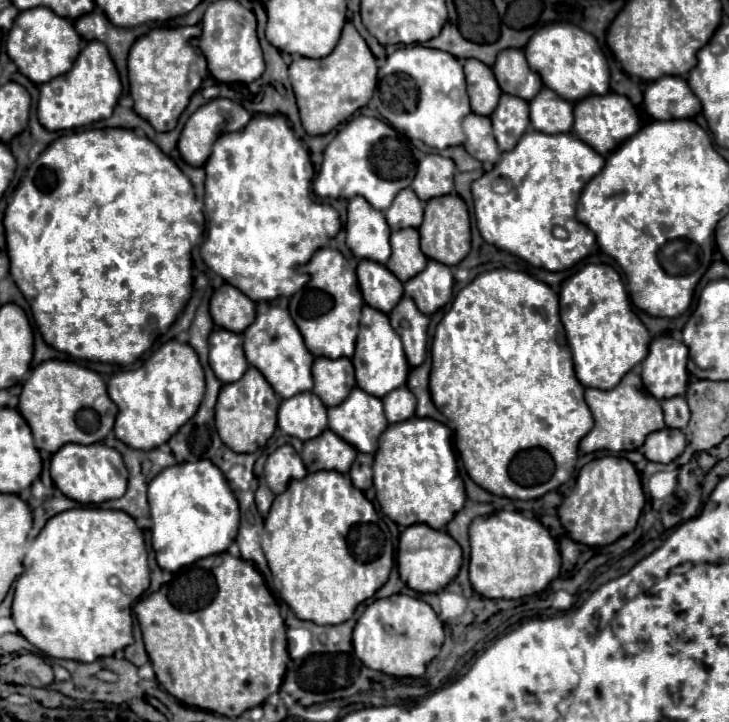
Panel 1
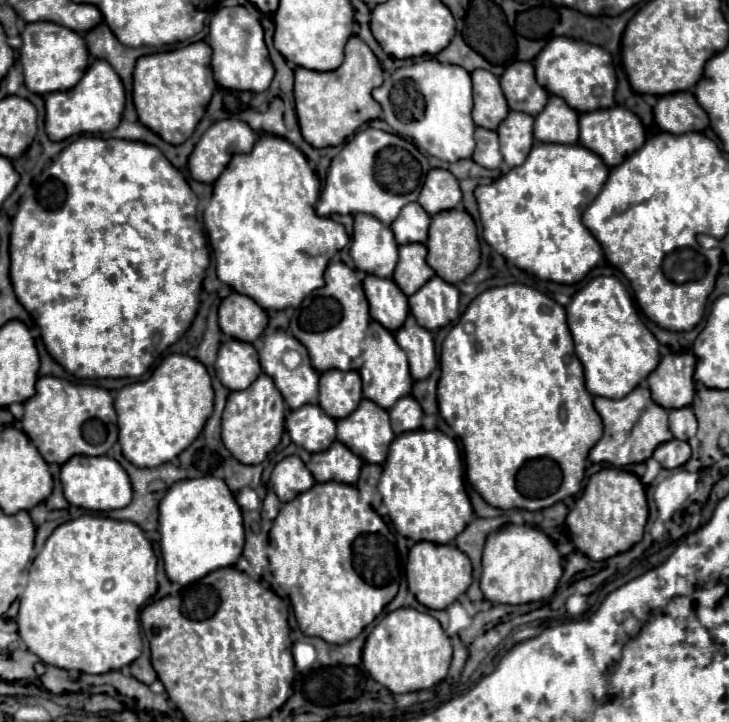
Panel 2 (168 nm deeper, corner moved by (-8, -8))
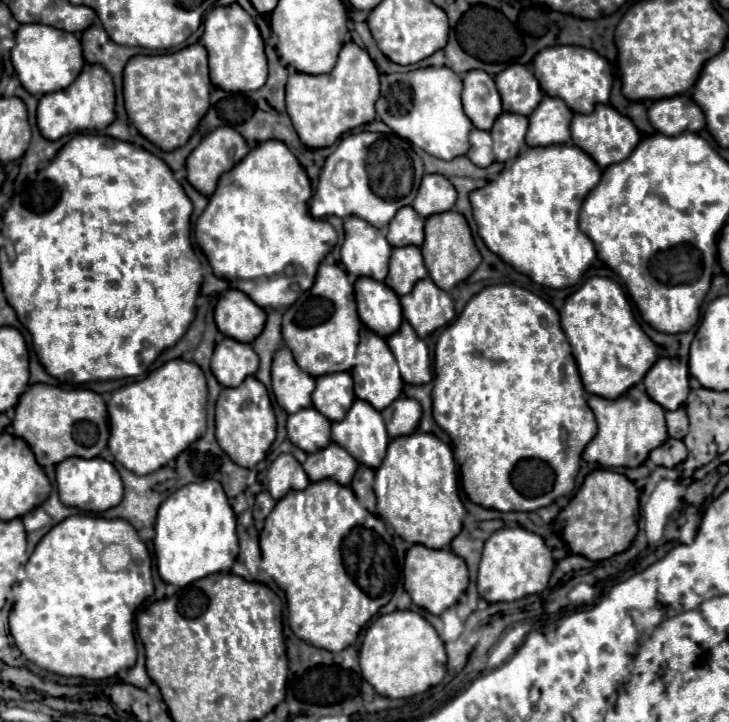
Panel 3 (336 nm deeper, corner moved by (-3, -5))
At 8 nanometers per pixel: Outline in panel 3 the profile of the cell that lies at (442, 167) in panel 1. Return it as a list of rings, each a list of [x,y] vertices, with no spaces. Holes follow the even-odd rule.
[[[426,174],[418,188],[412,208],[422,218],[428,218],[432,214],[452,210],[454,202],[456,202],[456,190],[450,184],[450,180],[440,174]]]

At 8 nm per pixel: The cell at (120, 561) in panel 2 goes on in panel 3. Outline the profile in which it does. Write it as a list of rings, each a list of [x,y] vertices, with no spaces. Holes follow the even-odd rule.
[[[68,516],[38,542],[10,612],[10,634],[26,660],[58,676],[104,680],[136,664],[134,614],[154,594],[152,558],[132,524]]]

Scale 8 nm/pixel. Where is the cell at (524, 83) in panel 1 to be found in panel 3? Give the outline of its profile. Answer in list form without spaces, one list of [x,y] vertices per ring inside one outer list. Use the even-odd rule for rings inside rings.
[[[512,64],[496,76],[496,86],[502,98],[504,112],[516,112],[528,116],[542,100],[542,90],[530,68]]]

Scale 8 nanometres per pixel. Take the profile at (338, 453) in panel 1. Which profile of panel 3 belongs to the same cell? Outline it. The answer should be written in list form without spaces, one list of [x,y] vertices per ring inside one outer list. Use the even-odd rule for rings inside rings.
[[[334,442],[320,452],[308,454],[308,458],[302,466],[312,482],[328,478],[328,480],[336,480],[338,484],[344,484],[344,486],[348,486],[352,482],[352,476],[358,468],[356,460]]]

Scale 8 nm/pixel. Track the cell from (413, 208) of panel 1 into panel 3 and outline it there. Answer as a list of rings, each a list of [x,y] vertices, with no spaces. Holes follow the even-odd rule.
[[[400,208],[400,212],[396,212],[396,216],[392,218],[392,222],[388,224],[388,242],[394,248],[400,246],[422,246],[424,242],[424,218],[416,216],[414,208]]]

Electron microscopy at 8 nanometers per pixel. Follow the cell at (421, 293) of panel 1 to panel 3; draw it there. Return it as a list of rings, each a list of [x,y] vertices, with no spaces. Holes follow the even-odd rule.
[[[430,278],[420,280],[408,296],[400,298],[404,318],[412,324],[420,338],[446,326],[456,316],[454,302],[448,292],[436,288]]]

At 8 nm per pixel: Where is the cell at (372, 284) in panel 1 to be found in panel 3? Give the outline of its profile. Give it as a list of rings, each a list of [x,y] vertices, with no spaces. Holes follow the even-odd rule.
[[[358,278],[354,284],[354,292],[356,292],[356,310],[360,312],[360,320],[378,336],[388,338],[392,332],[396,332],[400,328],[402,322],[402,308],[400,308],[400,300],[396,296],[396,292],[392,292],[392,288],[388,288],[384,282],[372,280],[372,278]]]

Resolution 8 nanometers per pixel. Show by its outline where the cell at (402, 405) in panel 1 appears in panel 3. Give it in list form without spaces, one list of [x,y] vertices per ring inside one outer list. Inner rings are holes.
[[[400,396],[388,408],[382,410],[382,416],[386,422],[388,436],[396,438],[396,436],[406,436],[406,434],[412,434],[418,430],[422,408],[420,408],[418,400]]]

